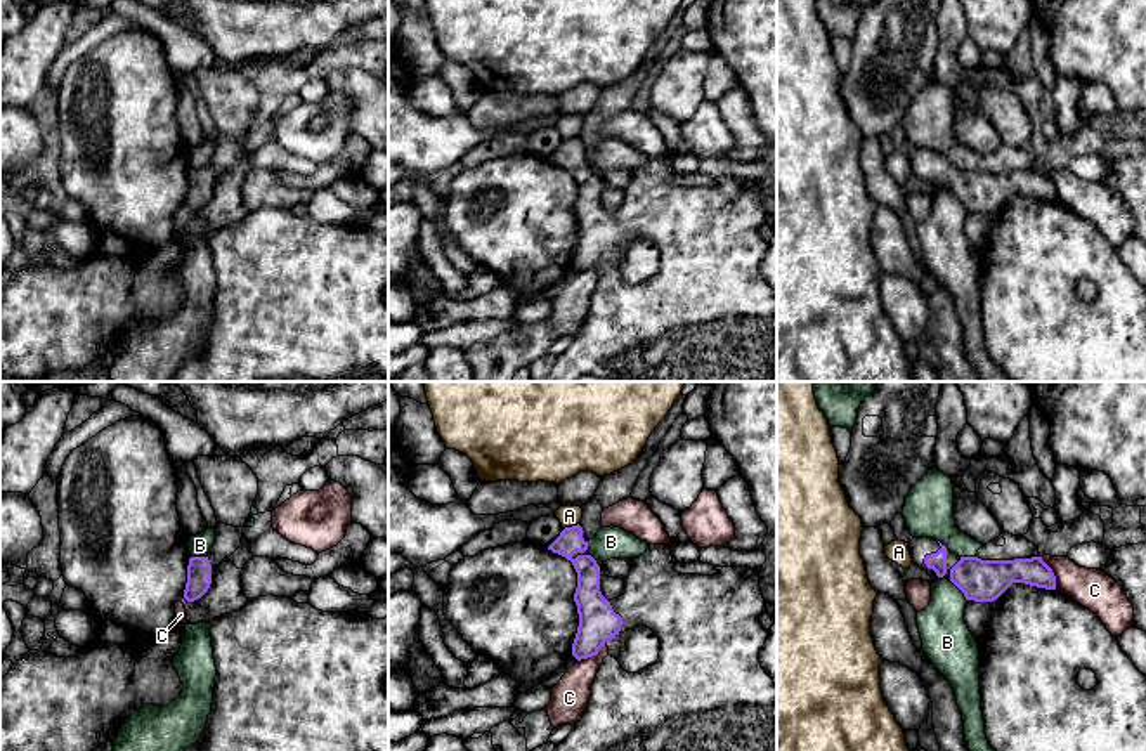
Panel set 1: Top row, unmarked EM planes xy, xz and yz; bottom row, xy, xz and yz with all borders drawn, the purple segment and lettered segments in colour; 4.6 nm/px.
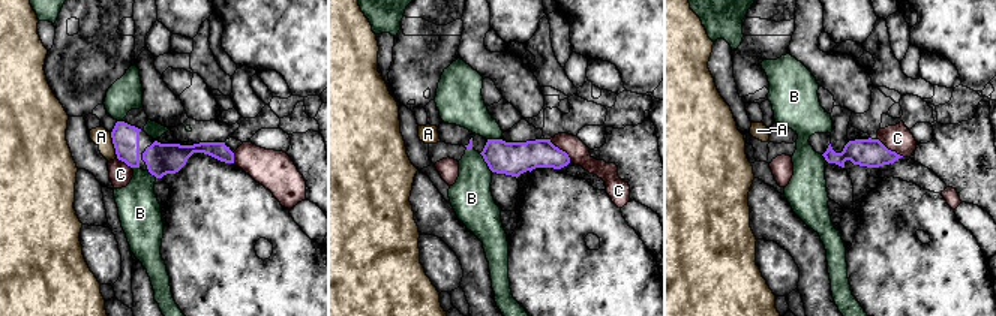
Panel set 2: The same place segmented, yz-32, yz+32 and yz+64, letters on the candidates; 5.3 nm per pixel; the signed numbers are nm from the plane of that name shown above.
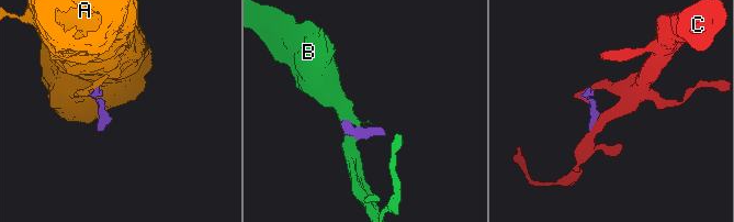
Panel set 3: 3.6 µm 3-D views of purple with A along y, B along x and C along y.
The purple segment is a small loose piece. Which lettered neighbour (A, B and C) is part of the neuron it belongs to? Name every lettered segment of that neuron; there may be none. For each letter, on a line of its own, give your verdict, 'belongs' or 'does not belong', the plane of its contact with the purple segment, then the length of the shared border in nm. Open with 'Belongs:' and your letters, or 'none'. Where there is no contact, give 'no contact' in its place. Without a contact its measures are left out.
Belongs: none
A: does not belong | xz | 80 nm
B: does not belong | yz | 130 nm
C: does not belong | xz | 170 nm

